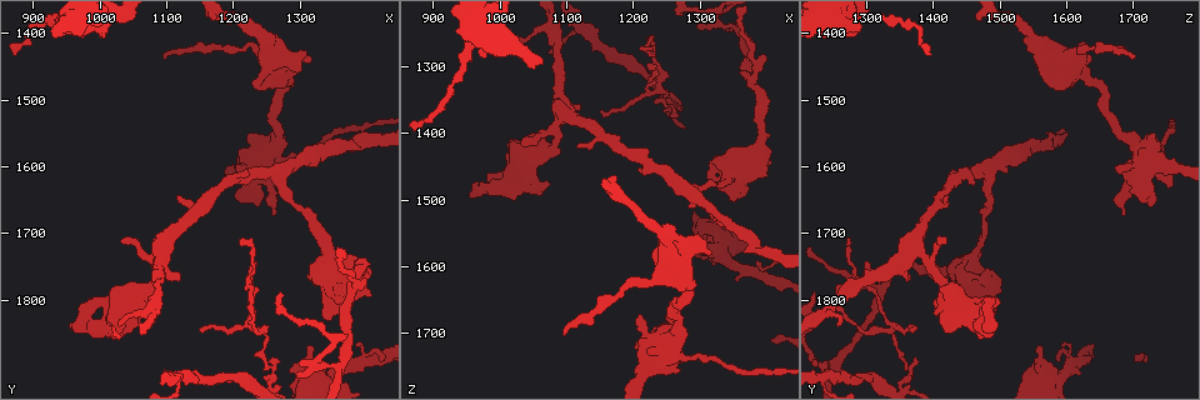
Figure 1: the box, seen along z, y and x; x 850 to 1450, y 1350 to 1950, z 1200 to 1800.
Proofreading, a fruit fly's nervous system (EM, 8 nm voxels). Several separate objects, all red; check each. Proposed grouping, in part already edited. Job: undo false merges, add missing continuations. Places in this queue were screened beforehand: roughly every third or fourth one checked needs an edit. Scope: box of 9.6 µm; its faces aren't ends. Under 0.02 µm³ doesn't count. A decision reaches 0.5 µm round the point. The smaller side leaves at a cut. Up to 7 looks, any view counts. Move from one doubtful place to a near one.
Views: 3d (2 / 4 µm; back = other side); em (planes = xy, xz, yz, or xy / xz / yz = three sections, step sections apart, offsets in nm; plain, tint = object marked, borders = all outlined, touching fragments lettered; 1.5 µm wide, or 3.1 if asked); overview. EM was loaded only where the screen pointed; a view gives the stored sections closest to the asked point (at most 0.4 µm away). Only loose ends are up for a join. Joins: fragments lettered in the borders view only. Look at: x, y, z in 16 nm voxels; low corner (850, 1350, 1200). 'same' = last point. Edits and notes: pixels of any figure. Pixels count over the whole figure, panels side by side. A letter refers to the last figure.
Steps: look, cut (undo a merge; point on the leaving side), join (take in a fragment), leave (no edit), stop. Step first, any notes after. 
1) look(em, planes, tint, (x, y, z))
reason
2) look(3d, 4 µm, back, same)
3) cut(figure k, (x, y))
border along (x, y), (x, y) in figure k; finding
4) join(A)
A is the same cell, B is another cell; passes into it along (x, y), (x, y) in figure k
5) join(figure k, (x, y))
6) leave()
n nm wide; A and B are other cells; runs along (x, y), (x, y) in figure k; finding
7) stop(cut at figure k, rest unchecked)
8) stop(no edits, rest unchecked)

look(em, planes, borders, (1090, 1440, 1700))
an open end

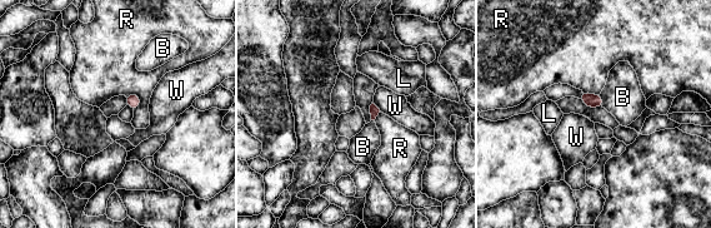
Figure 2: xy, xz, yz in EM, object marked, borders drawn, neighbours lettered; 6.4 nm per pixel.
join(B)
B is the same cell, L, R and W are other cells; passes into it along (590, 100), (602, 100), (622, 97) in figure 2; it goes on there

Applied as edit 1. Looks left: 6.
look(overview)

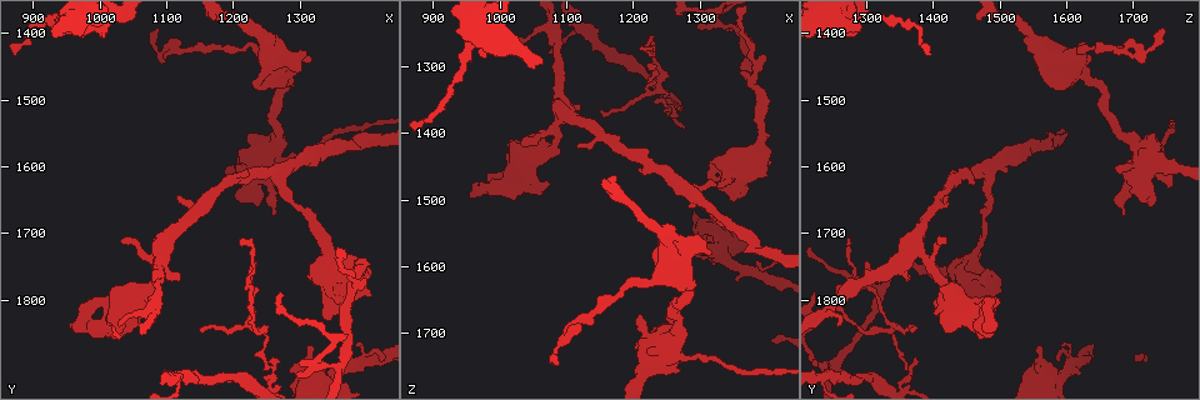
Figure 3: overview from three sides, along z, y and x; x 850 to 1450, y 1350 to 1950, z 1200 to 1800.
look(em, xy, step 4, borders, (1315, 1435, 1585))
stops while still wide

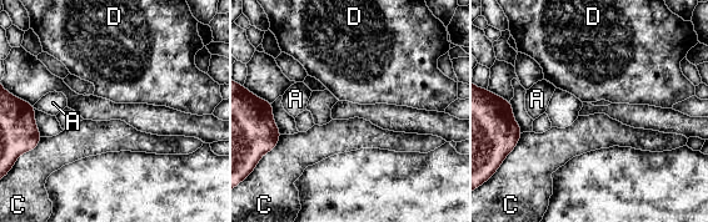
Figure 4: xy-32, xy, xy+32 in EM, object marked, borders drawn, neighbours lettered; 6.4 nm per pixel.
look(em, planes, borders, same)
another direction

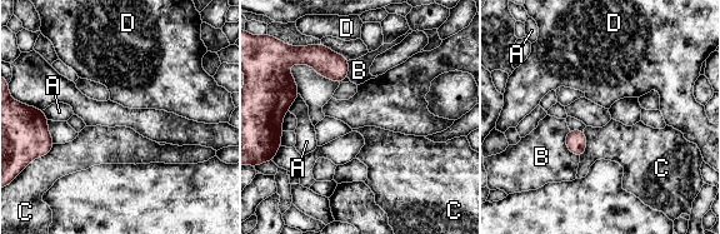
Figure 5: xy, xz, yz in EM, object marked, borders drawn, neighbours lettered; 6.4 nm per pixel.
leave()
B touches over 200 nm; A, B, C and D are other cells; border along (584, 130), (585, 150), (579, 157) in figure 5; no lettered fragment goes on from it

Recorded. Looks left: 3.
look(em, planes, borders, (1115, 1650, 1420))

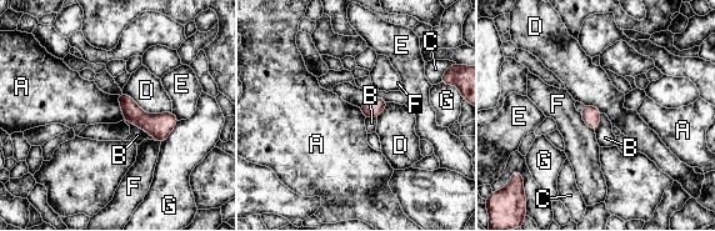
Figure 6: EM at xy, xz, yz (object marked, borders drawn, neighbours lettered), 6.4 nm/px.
leave()
100 nm wide; D touches over 360 nm; A, B, C, D, E, F and G are other cells; no lettered fragment goes on from it

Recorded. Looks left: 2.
stop(join at figure 2, rest unchecked)

